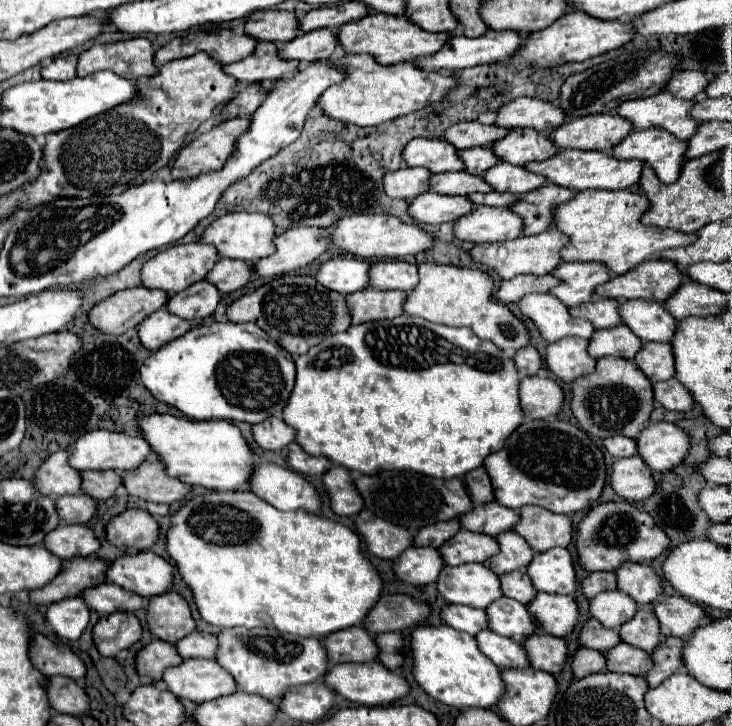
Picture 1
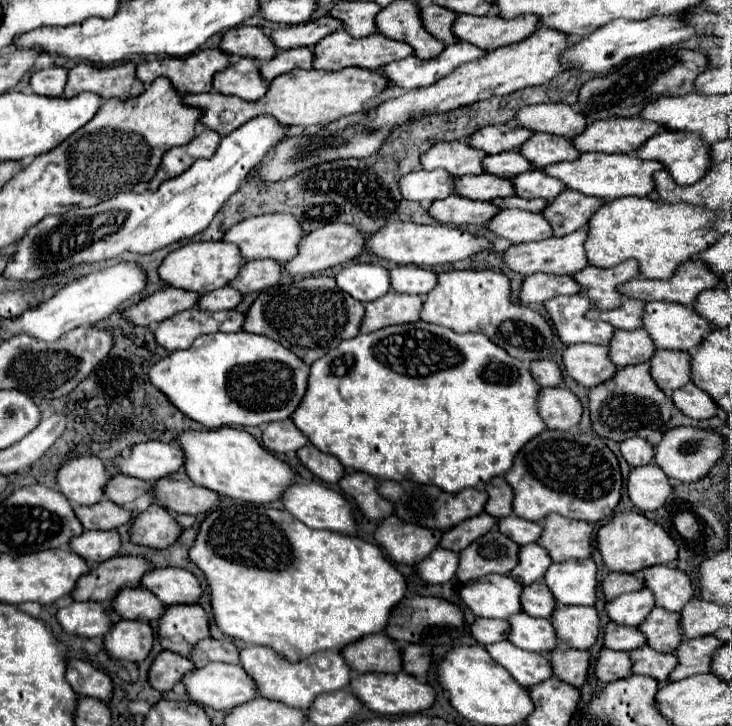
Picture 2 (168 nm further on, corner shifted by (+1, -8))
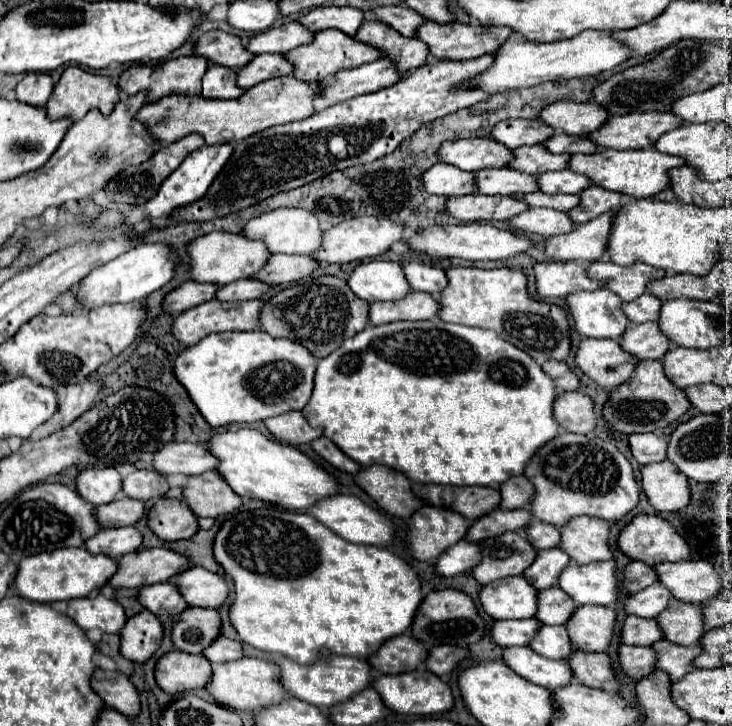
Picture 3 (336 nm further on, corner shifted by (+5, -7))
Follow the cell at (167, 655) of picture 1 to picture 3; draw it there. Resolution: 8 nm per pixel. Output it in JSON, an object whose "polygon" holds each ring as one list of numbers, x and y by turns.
{"polygon":[[174,649,156,663,156,683,170,695,202,689,210,681,210,675,212,665,204,655,190,655]]}

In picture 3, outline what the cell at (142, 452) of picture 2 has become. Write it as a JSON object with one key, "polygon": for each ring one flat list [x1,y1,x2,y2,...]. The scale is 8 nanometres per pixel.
{"polygon":[[168,443,164,449,160,449,160,453,154,455,154,467,164,475,200,475,216,469,216,463,220,461,200,443]]}

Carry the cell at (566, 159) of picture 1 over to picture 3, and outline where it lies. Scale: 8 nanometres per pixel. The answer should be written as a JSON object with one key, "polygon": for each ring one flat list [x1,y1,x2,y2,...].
{"polygon":[[602,149,592,155,572,155,572,159,570,159,570,169,586,175,594,185,608,187,610,191,632,195,636,199,652,197,652,195,664,191,670,185,668,171,672,167,682,167,682,165,686,165,686,161,682,157,660,153,656,149,638,149,638,151]]}

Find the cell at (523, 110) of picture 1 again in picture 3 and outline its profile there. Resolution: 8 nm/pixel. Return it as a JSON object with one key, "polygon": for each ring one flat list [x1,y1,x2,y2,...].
{"polygon":[[560,101,548,105,540,113,540,119,554,127,558,133,588,137,592,131,600,129,608,121,608,111,594,101,588,103]]}

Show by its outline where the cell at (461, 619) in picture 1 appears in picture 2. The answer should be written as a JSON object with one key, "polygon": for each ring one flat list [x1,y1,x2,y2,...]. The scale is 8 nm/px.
{"polygon":[[476,618,470,624,470,634,472,638,480,644,492,644,492,642,500,642,506,640,508,634,508,622,506,620,490,620,490,618]]}

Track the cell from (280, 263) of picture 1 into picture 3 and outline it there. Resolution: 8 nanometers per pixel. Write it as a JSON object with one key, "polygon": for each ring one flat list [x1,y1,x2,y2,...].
{"polygon":[[352,217,328,231,324,231,324,239,322,239,322,247,318,253,314,253,314,259,318,259,320,263,350,263,350,261,362,261,368,257,376,257,386,253,396,241,402,239,402,231,404,225,400,221,390,221,386,217]]}

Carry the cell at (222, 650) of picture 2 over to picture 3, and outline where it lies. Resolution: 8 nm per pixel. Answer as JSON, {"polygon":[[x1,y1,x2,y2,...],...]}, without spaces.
{"polygon":[[218,637,212,647,204,649,204,657,210,659,210,663,226,663,226,661,236,661,244,657,242,653,242,643,226,637]]}

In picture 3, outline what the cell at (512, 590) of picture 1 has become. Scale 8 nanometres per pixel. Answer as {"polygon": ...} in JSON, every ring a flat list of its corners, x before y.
{"polygon":[[560,587,544,589,540,593,540,609,536,617,544,625,566,625,566,621,572,617,574,611,576,603]]}

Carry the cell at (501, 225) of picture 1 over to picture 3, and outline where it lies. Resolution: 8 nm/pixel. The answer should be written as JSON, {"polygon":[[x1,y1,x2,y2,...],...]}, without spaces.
{"polygon":[[528,209,510,219,510,225,522,233,538,233,538,235,560,235,570,233,574,229,568,213,556,209]]}

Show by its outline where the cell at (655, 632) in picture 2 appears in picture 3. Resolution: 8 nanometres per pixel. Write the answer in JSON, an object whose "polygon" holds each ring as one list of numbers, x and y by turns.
{"polygon":[[672,599,672,603,658,615,658,623,668,641,678,645,696,645,704,635,702,603]]}

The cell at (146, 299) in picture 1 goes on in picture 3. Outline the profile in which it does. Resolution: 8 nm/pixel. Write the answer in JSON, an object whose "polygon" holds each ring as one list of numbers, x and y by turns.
{"polygon":[[188,281,182,287,170,291,164,299,164,309,170,315,178,315,184,313,200,303,206,303,210,299,214,299,218,291,218,285,214,283,198,283,198,281]]}

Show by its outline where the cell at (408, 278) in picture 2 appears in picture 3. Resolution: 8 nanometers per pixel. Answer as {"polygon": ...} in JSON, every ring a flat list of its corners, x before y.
{"polygon":[[408,263,404,265,406,279,414,291,426,291,430,295,440,295,442,289,448,285,448,277,444,269,430,267,424,263]]}

